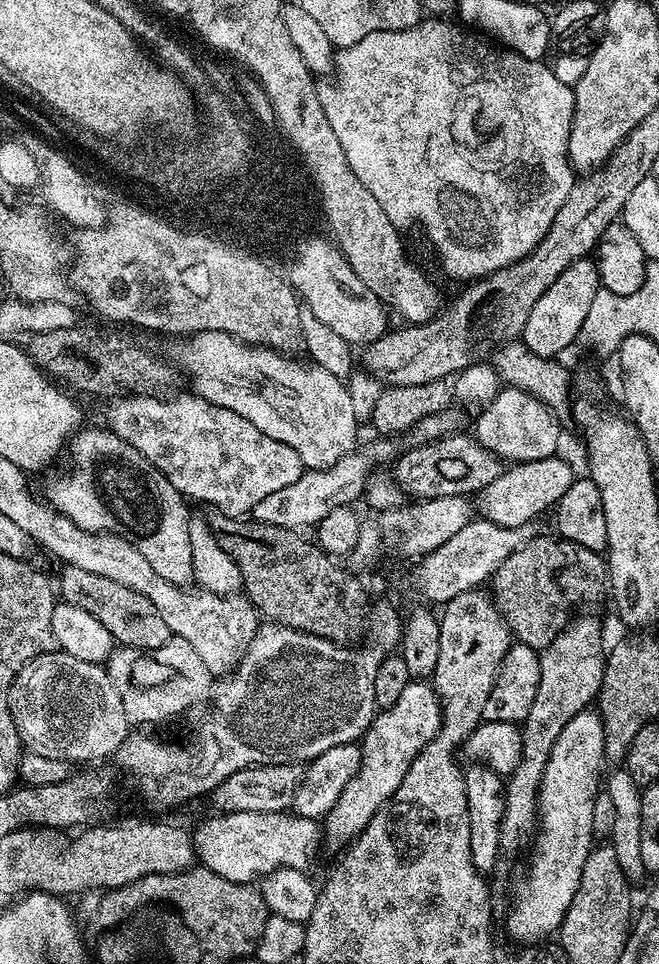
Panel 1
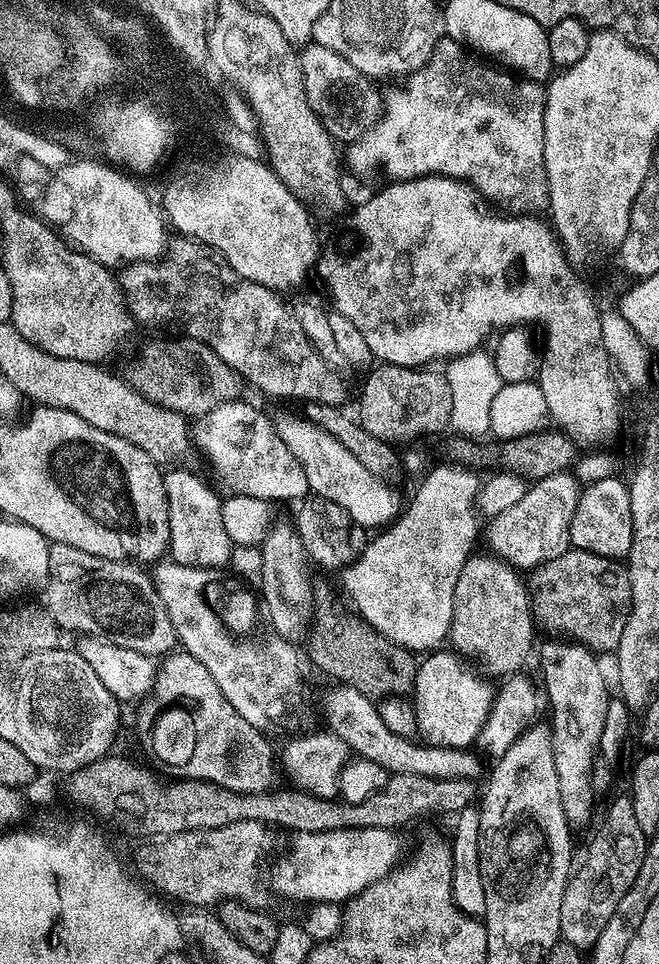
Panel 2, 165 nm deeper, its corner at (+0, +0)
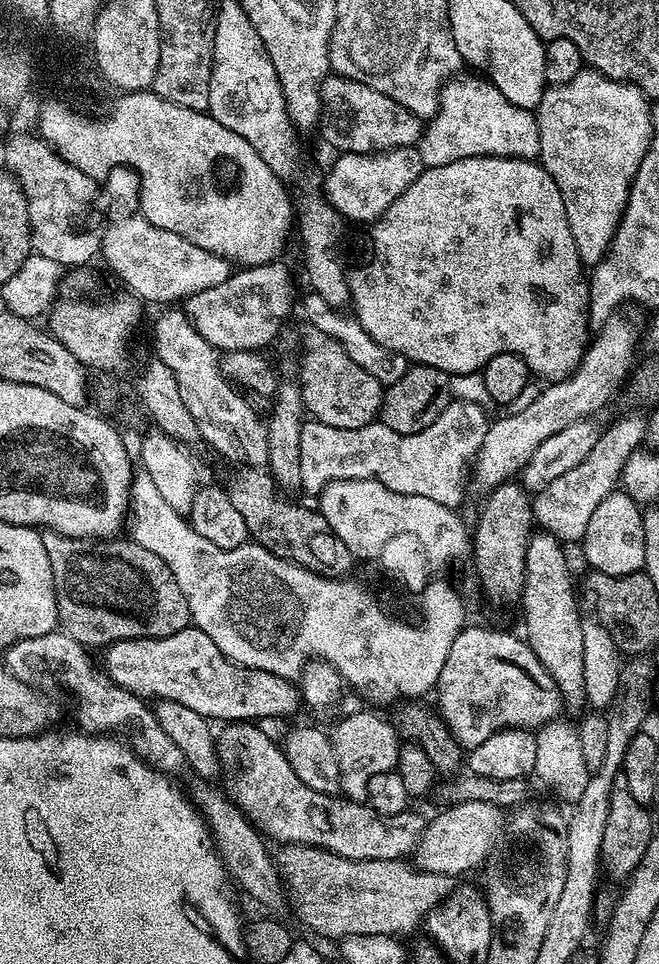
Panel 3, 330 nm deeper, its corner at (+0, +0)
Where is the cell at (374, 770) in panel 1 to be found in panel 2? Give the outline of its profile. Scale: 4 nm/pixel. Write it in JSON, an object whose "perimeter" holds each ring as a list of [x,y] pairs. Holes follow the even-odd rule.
{"perimeter":[[[433,650],[427,655],[423,657],[419,661],[417,670],[416,670],[416,687],[414,689],[414,707],[416,709],[416,717],[418,718],[418,726],[420,727],[420,736],[423,737],[427,743],[436,745],[437,748],[467,748],[471,749],[473,745],[475,745],[476,739],[478,738],[478,734],[484,728],[484,723],[486,722],[486,718],[490,714],[492,710],[492,702],[496,698],[497,689],[493,686],[490,681],[483,680],[482,677],[479,676],[478,673],[475,672],[474,669],[471,668],[469,661],[465,659],[461,653],[455,650],[447,650],[448,652],[444,652],[445,650]]]}

